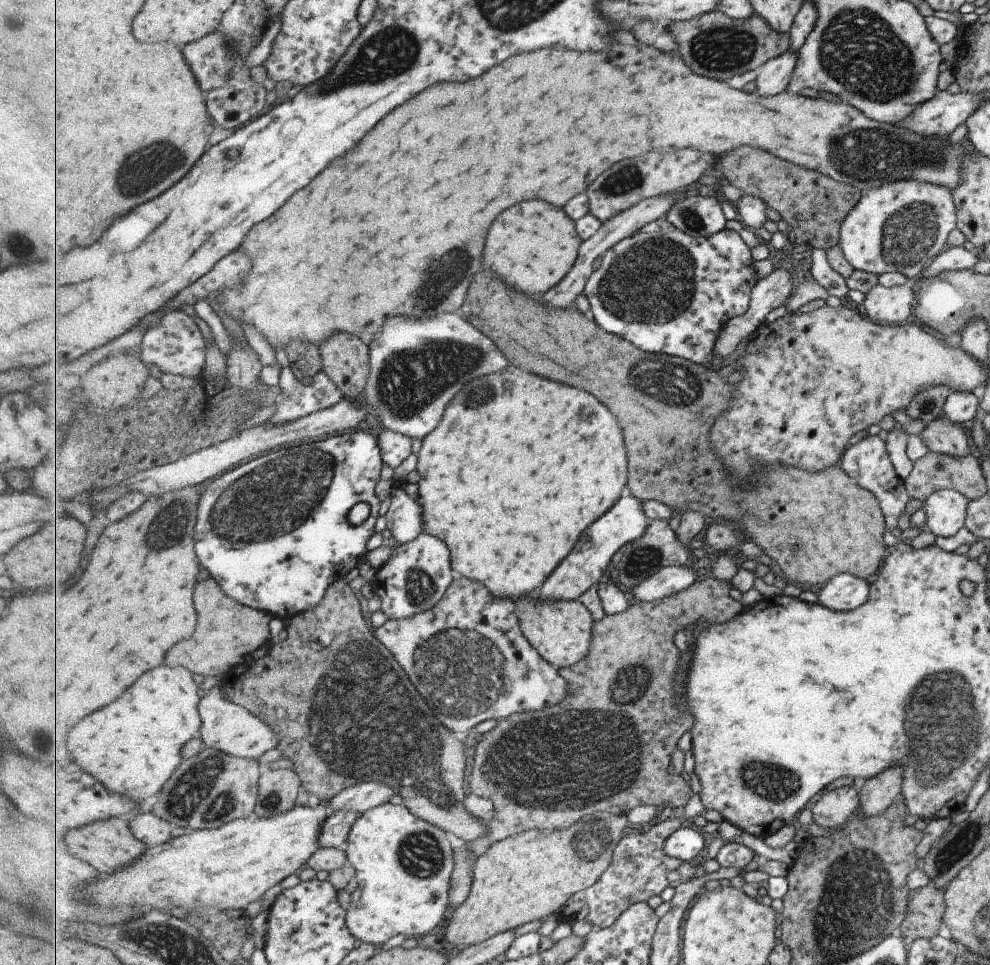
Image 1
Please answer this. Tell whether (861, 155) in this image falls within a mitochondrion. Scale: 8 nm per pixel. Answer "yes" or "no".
yes

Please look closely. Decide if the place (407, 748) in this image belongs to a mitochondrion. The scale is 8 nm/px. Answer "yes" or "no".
yes

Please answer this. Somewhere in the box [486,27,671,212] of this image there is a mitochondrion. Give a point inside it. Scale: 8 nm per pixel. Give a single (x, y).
(624, 181)

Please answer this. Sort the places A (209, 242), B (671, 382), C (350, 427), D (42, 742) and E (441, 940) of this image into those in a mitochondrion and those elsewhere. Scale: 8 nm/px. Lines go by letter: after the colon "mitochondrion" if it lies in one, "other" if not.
A: other
B: mitochondrion
C: other
D: other
E: other

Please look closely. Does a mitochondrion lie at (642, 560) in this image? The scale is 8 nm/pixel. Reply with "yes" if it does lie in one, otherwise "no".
yes

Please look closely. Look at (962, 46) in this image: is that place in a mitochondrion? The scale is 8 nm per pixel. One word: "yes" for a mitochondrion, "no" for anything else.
no

